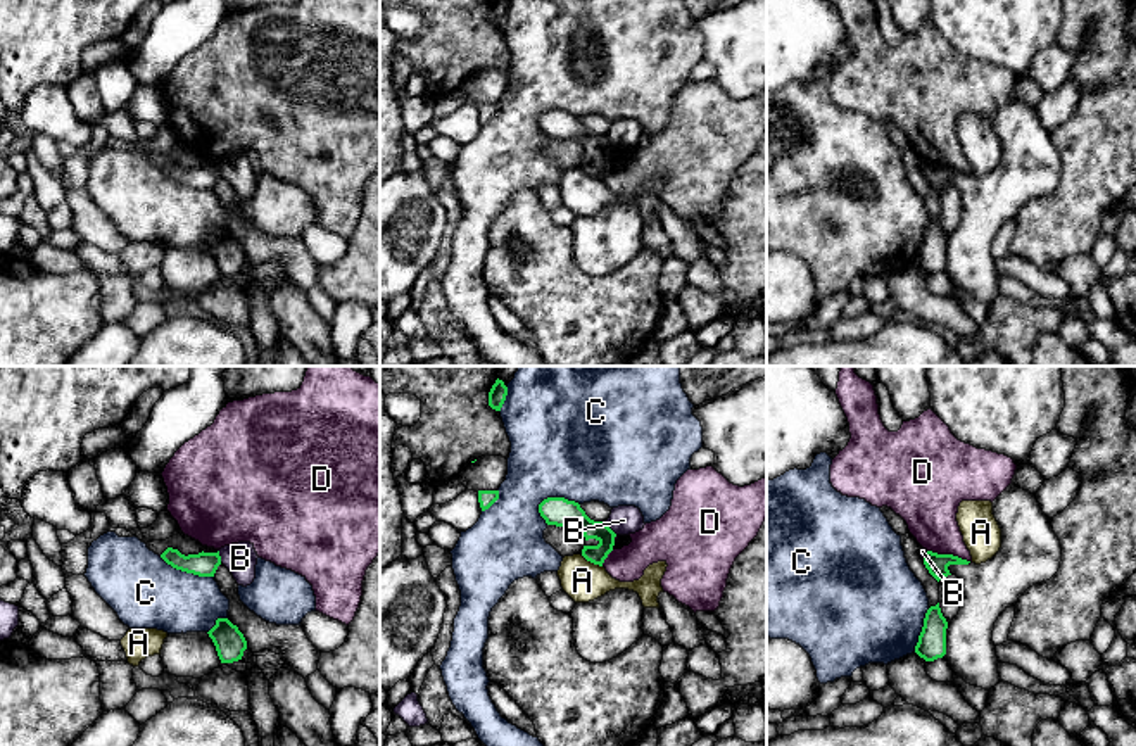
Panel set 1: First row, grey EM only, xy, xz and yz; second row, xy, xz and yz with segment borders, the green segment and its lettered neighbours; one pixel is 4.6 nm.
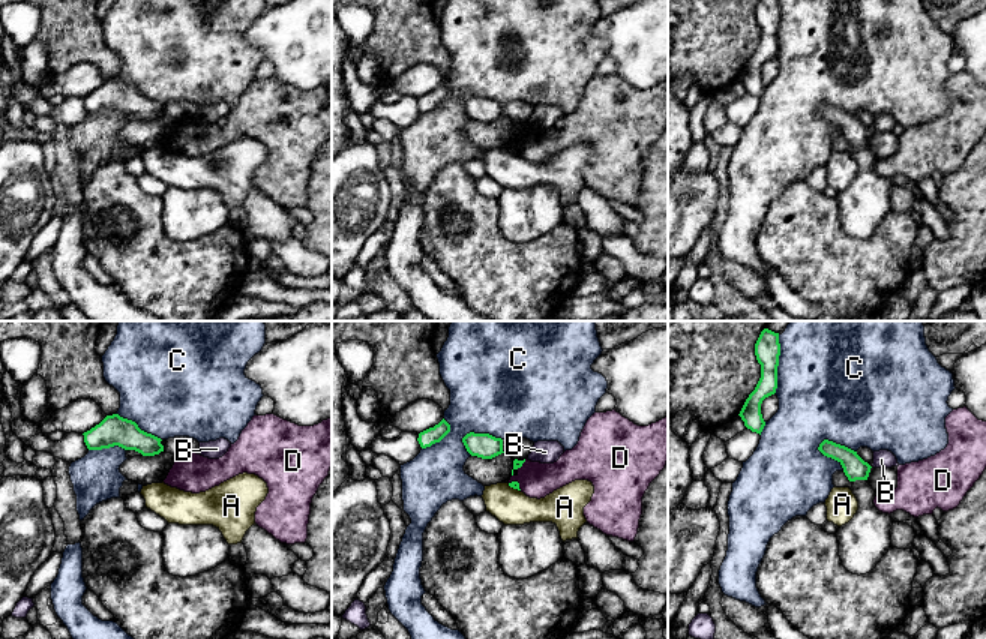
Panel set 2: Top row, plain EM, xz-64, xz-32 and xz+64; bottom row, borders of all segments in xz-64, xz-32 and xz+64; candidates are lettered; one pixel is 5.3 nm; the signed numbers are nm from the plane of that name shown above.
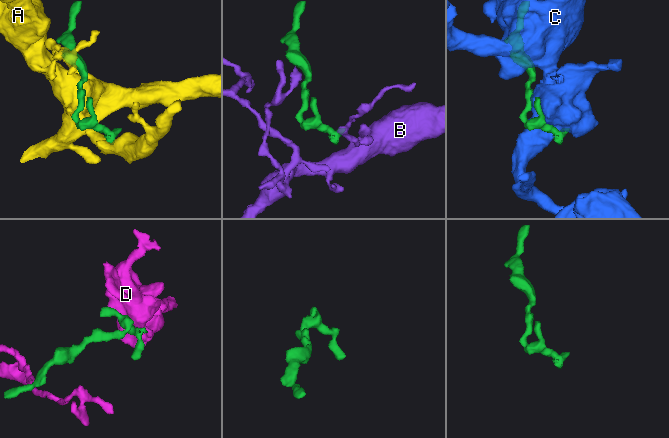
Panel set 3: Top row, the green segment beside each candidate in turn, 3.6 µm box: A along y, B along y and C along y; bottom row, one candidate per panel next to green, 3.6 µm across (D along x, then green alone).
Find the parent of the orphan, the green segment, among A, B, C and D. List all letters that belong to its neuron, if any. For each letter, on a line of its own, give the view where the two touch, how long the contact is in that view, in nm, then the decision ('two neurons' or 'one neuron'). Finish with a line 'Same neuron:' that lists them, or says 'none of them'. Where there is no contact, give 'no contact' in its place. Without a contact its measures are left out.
A: xz | 120 nm | two neurons
B: xz | 90 nm | two neurons
C: xz | 200 nm | two neurons
D: yz | 220 nm | two neurons
Same neuron: none of them

